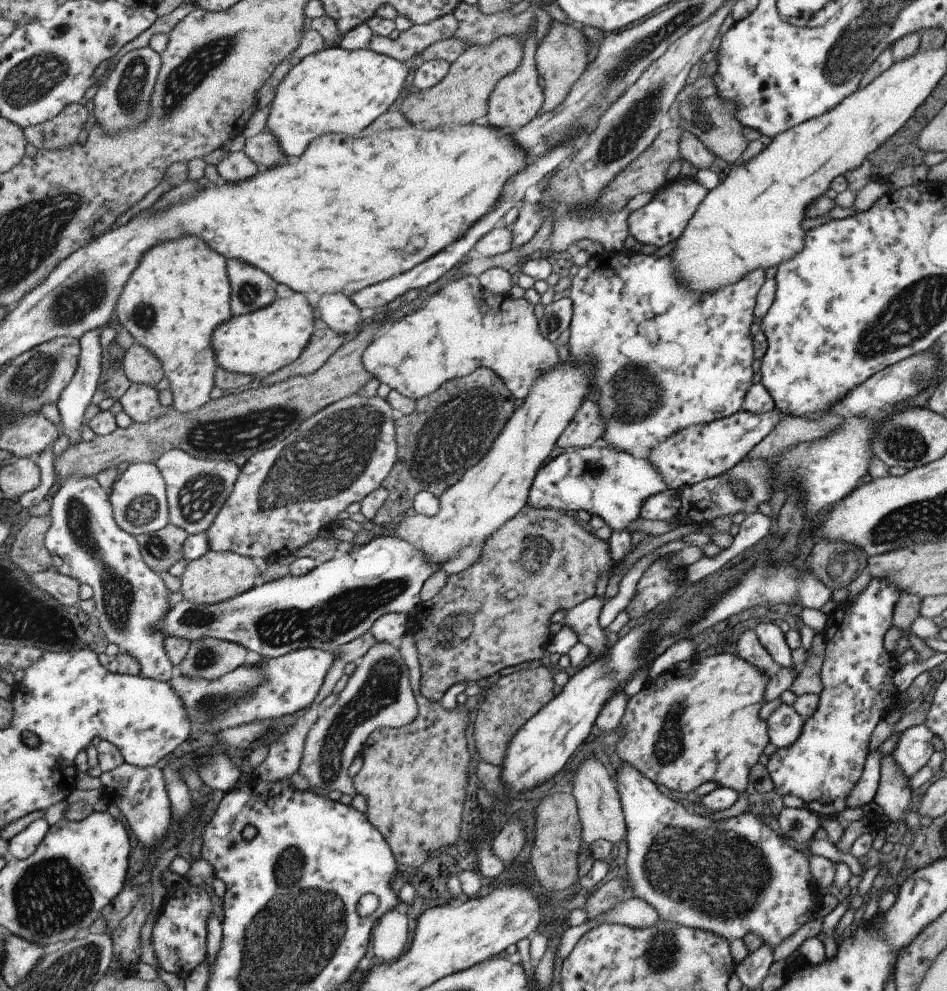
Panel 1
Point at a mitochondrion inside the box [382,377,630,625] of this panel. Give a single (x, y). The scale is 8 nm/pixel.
(459, 429)

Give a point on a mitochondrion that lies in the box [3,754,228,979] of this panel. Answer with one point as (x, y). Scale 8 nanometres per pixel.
(52, 896)

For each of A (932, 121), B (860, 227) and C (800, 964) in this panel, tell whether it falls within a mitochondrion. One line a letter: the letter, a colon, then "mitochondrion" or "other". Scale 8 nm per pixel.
A: other
B: other
C: other

